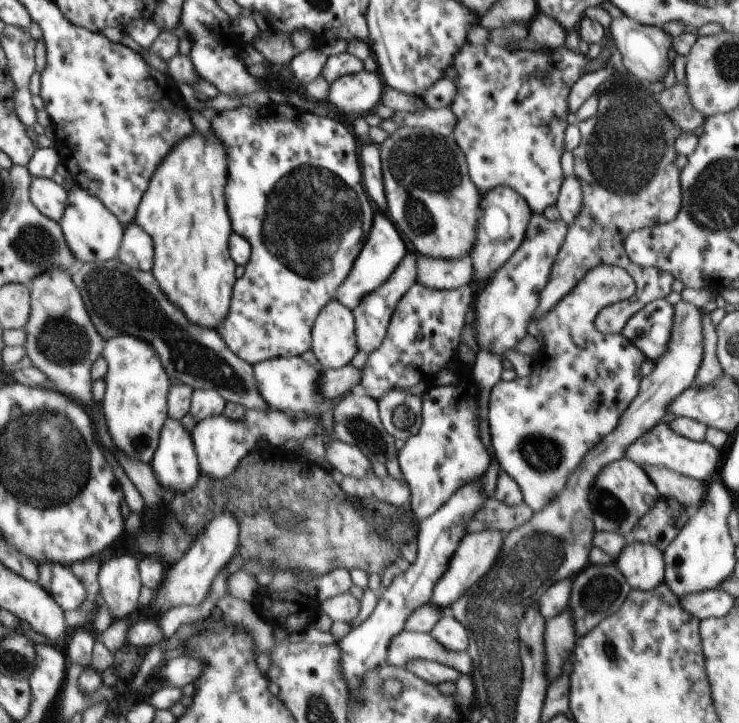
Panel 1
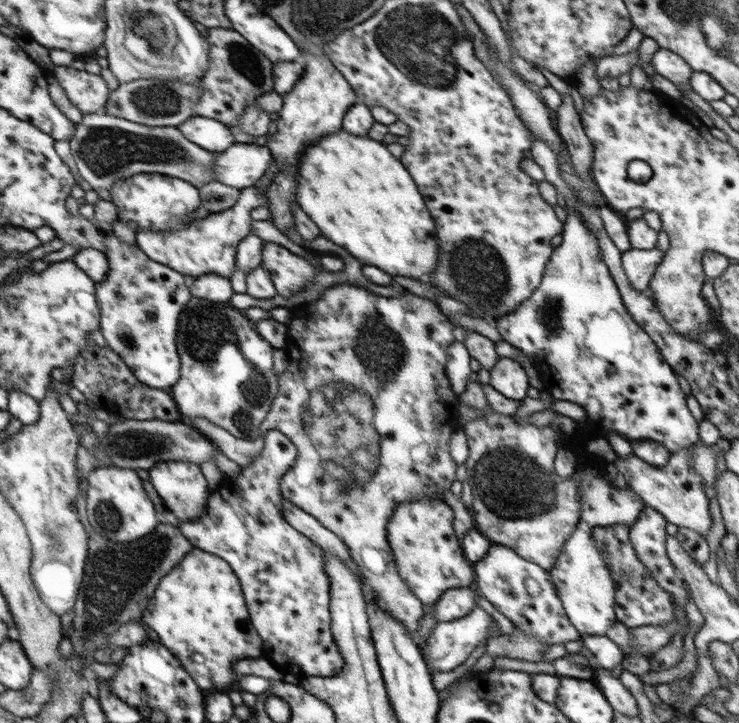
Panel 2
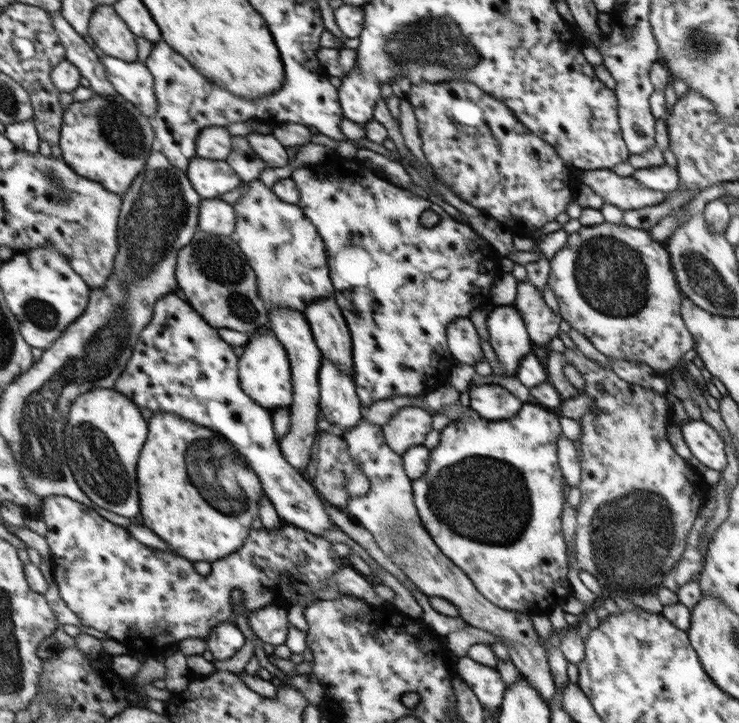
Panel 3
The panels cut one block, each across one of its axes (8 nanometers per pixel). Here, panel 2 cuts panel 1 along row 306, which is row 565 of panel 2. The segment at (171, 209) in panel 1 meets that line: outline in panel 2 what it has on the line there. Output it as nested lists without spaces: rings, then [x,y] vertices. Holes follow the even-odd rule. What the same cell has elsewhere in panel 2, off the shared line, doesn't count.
[[[193,548],[194,550],[170,574],[166,574],[166,578],[160,580],[149,602],[150,606],[143,611],[141,620],[158,634],[160,643],[170,650],[194,682],[204,688],[205,693],[214,690],[224,692],[234,684],[232,666],[242,658],[254,659],[263,656],[264,642],[251,624],[241,584],[231,566],[218,555]]]

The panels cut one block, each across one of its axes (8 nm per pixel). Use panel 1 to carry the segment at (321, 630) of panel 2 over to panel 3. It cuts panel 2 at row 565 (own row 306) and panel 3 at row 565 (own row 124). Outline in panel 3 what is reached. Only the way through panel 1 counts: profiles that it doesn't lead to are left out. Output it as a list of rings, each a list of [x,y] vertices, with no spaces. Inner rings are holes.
[[[66,496],[46,498],[40,512],[48,529],[44,538],[46,539],[48,552],[50,552],[51,556],[50,560],[52,562],[54,580],[56,580],[56,584],[58,584],[58,590],[60,590],[60,597],[62,597],[62,600],[66,602],[68,608],[80,619],[83,626],[94,628],[98,630],[98,632],[106,634],[112,641],[116,641],[122,650],[135,654],[140,658],[145,654],[150,654],[150,648],[152,647],[164,649],[164,647],[182,641],[184,638],[202,638],[203,636],[209,636],[212,629],[216,629],[216,627],[224,623],[236,624],[236,616],[231,610],[232,601],[230,601],[230,593],[232,593],[233,589],[241,590],[244,593],[244,600],[242,600],[240,606],[242,607],[242,614],[246,618],[248,618],[248,613],[250,613],[250,611],[258,611],[268,606],[276,606],[289,610],[293,606],[300,605],[300,602],[306,601],[306,597],[308,596],[318,599],[318,593],[320,593],[322,589],[326,589],[326,581],[328,581],[337,570],[344,567],[342,557],[334,553],[331,542],[328,542],[324,537],[317,537],[315,534],[303,528],[290,524],[284,519],[281,519],[280,524],[276,528],[269,529],[263,526],[259,530],[251,529],[252,532],[249,532],[250,536],[246,538],[244,546],[242,546],[238,552],[234,552],[234,554],[230,554],[230,556],[214,561],[211,563],[211,572],[206,576],[202,576],[196,573],[193,563],[190,564],[188,560],[178,558],[178,556],[174,556],[174,554],[170,554],[170,552],[162,552],[162,550],[152,550],[152,548],[148,548],[145,543],[138,542],[138,539],[134,538],[125,527],[108,521],[94,511],[94,509],[80,502],[76,502],[72,498]]]

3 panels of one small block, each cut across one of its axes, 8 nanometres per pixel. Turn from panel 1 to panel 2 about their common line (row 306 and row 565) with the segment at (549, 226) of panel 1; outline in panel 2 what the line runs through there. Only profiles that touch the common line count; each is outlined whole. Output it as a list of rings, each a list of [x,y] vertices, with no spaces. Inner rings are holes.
[[[492,544],[486,556],[474,564],[474,569],[474,585],[479,597],[512,621],[515,628],[533,634],[544,645],[562,645],[581,639],[581,634],[566,617],[558,591],[545,568],[518,556],[506,545]]]

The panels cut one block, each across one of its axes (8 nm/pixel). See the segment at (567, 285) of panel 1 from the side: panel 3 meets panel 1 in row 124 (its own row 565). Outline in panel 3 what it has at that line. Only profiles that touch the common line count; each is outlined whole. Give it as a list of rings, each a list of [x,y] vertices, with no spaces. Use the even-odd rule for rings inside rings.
[[[566,348],[564,353],[550,351],[545,364],[548,382],[559,392],[563,400],[587,394],[595,402],[595,408],[580,420],[580,450],[583,457],[580,458],[581,501],[576,508],[577,527],[574,539],[576,566],[594,576],[600,584],[600,589],[605,588],[601,601],[613,600],[612,594],[624,600],[628,600],[626,596],[650,594],[662,587],[664,577],[680,562],[684,554],[687,536],[706,497],[705,479],[667,441],[667,430],[672,422],[672,415],[665,395],[660,394],[658,390],[646,389],[621,380],[610,366],[604,367],[594,363],[578,348],[576,351]],[[566,364],[575,366],[582,375],[582,390],[568,382],[564,375]]]

